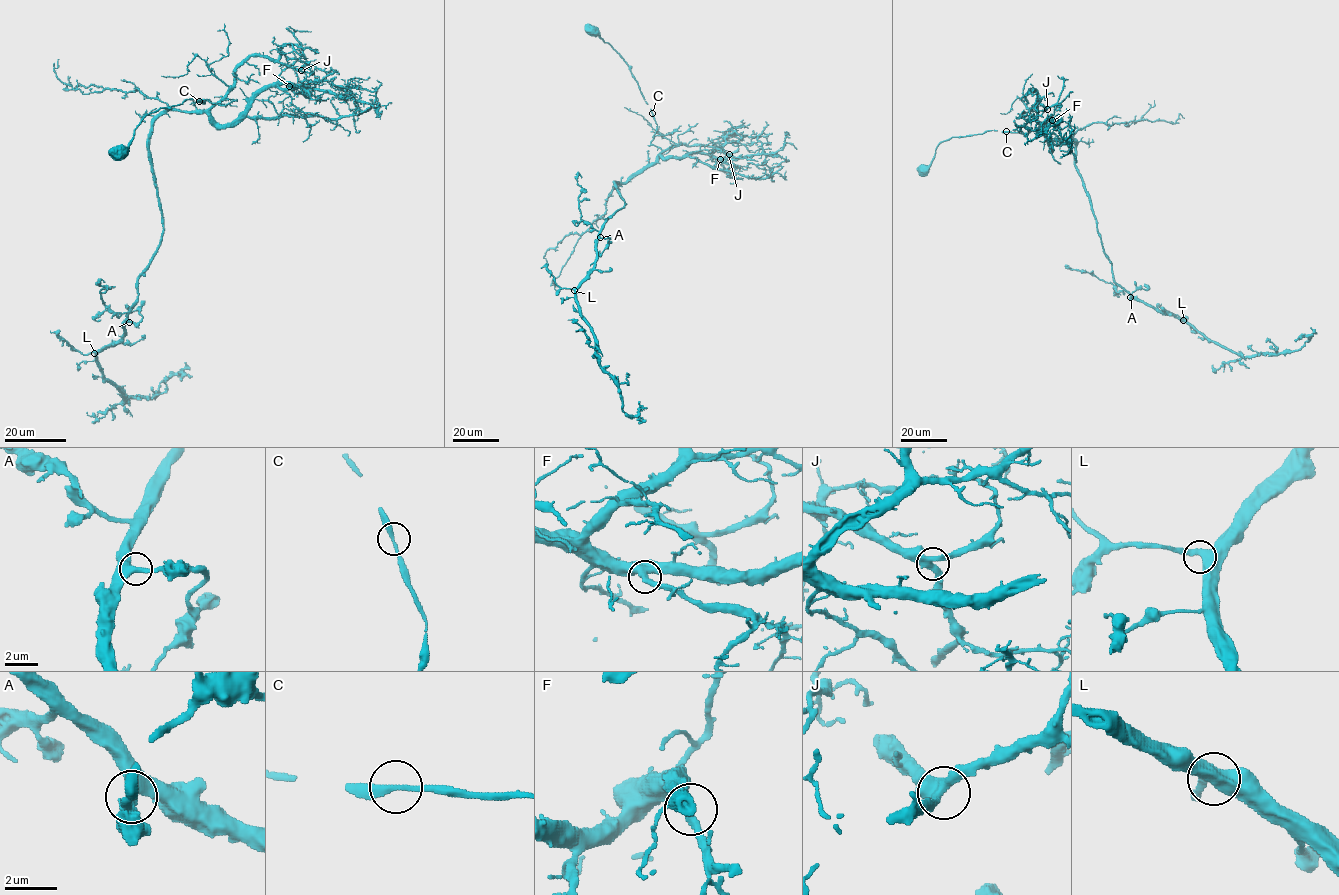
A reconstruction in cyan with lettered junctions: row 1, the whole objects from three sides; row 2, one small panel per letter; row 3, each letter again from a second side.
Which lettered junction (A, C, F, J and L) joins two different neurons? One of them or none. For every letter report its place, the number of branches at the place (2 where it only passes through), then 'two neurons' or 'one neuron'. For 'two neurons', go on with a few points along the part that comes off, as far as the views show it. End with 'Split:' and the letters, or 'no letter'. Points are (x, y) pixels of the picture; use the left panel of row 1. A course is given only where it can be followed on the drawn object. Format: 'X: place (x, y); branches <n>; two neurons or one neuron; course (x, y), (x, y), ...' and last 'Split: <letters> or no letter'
A: place (129, 322); branches 2; one neuron
C: place (199, 101); branches 2; one neuron
F: place (289, 86); branches 2; one neuron
J: place (301, 70); branches 3; one neuron
L: place (94, 353); branches 2; one neuron
Split: no letter

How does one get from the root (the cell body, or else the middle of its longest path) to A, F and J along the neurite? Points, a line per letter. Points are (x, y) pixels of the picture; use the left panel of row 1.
A: (117, 154), (147, 114), (187, 99), (211, 103), (167, 110), (154, 123), (149, 155), (163, 233), (129, 322)
F: (117, 154), (141, 120), (160, 108), (187, 99), (208, 100), (210, 117), (230, 125), (261, 91), (289, 86)
J: (117, 154), (147, 114), (187, 99), (216, 104), (233, 85), (234, 71), (251, 56), (269, 56), (301, 70)

